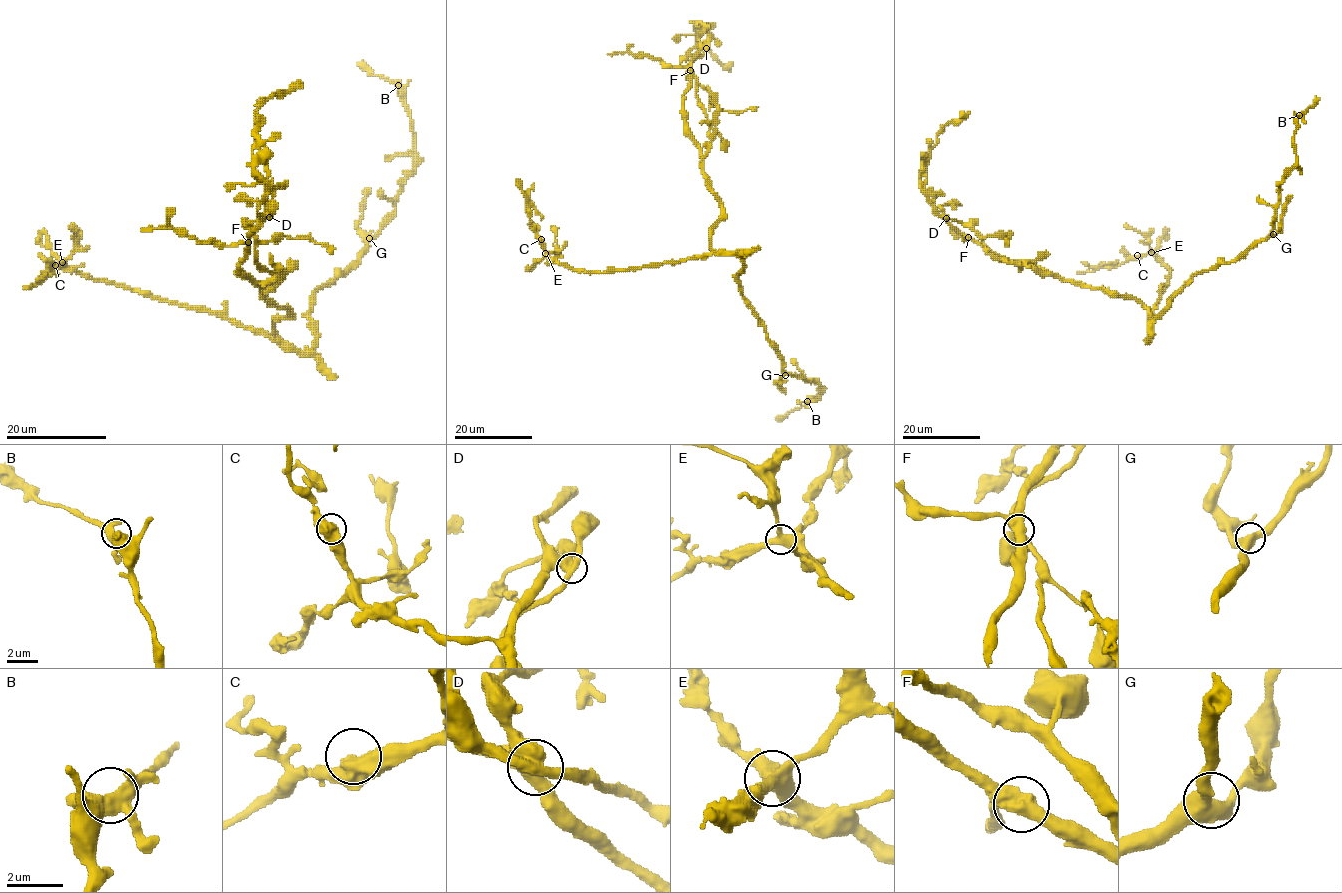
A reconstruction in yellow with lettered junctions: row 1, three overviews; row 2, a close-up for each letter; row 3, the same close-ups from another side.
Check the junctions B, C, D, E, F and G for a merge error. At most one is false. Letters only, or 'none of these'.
D

